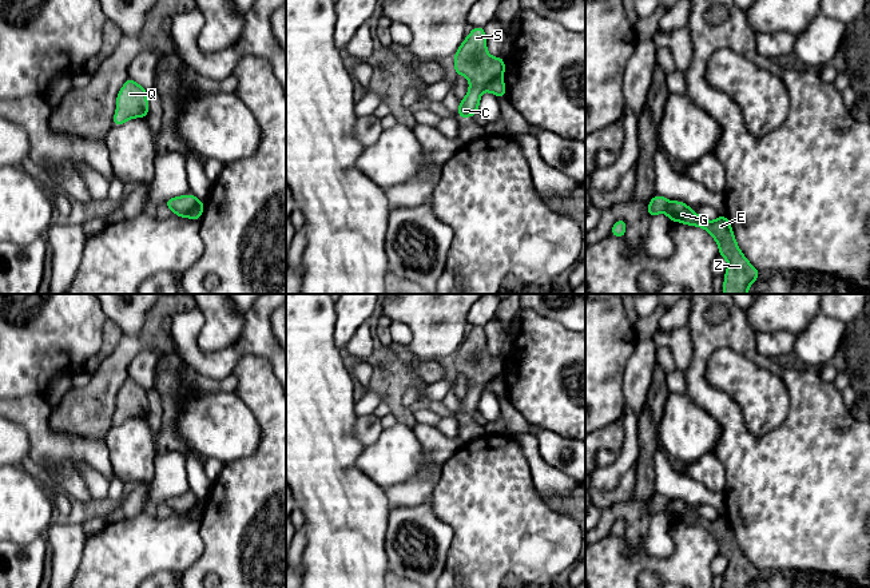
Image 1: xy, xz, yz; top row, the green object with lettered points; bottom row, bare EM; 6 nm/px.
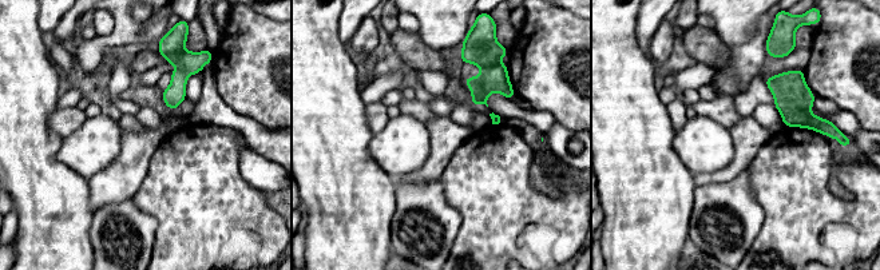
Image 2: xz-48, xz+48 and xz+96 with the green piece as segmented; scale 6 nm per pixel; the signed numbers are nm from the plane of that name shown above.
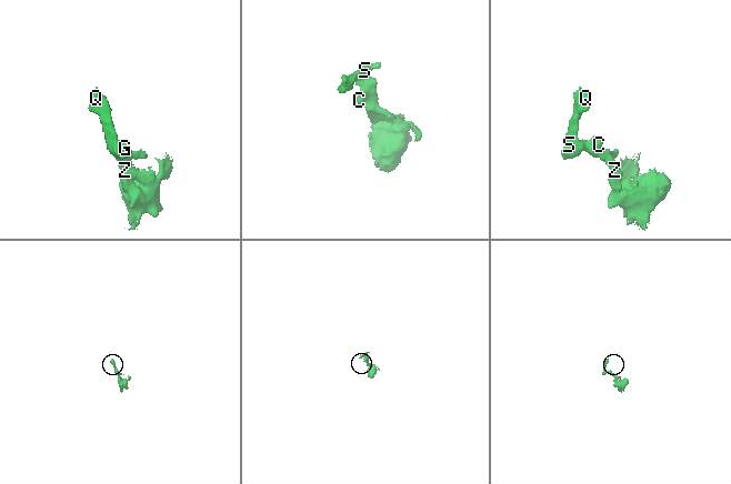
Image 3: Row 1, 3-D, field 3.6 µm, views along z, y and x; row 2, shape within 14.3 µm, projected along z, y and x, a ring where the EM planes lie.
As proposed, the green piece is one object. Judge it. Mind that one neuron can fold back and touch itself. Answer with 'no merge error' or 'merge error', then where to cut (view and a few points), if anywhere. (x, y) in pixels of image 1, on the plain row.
merge error; cut xz (501, 374), (492, 378), (483, 389)

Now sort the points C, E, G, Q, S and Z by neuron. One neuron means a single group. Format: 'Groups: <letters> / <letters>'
Groups: C Q S / E G Z

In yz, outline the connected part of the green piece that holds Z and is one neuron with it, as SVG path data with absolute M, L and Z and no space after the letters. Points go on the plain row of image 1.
M679 500L670 501L666 514L670 520L702 527L711 533L718 543L719 555L728 561L723 588L748 588L751 583L756 581L759 569L740 551L726 514L711 521L699 516L695 509Z

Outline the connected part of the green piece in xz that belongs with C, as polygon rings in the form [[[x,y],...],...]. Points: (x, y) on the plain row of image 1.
[[[474,326],[454,353],[454,370],[470,384],[466,396],[460,401],[457,414],[472,417],[478,412],[485,385],[505,372],[504,357],[489,354],[482,326]]]

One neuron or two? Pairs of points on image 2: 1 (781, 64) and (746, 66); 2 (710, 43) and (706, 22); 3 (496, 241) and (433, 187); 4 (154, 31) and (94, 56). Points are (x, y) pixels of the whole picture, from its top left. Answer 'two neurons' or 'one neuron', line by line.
1: one neuron
2: two neurons
3: two neurons
4: one neuron

